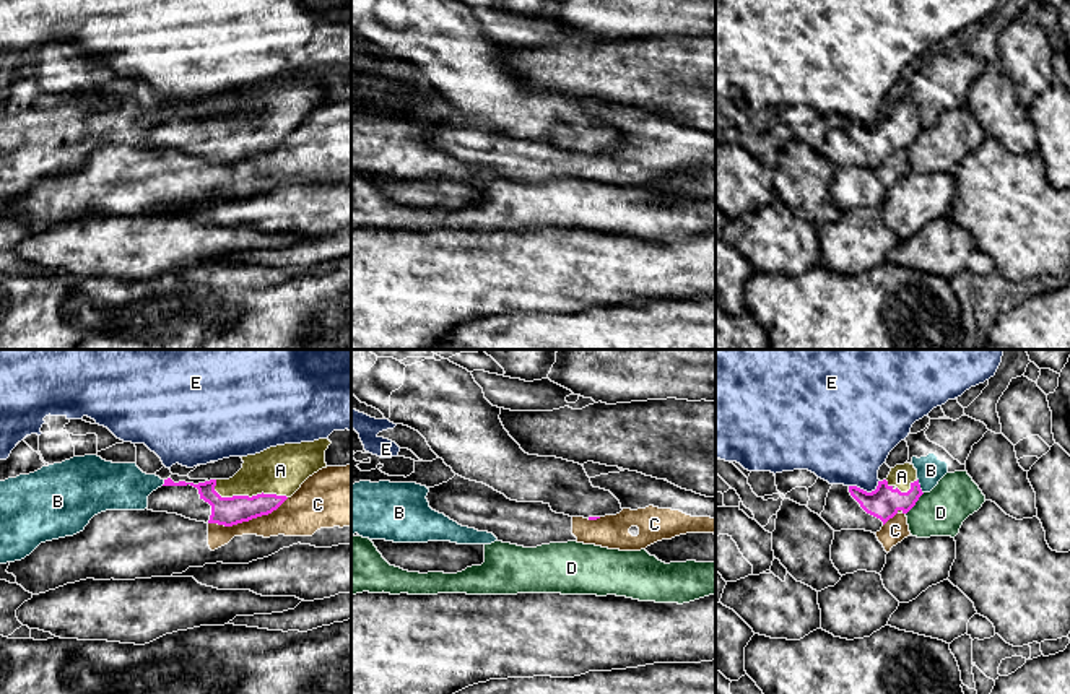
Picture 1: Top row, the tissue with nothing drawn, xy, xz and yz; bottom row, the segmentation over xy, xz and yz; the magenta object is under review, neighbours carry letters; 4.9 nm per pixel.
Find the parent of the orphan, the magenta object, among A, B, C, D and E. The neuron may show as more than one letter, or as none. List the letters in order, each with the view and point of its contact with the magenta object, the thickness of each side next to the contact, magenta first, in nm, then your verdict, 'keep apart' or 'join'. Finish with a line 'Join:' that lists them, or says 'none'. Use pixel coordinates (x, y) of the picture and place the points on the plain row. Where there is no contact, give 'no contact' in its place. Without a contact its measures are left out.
A: xy (247, 132) | 140/240 nm | join
B: yz (919, 122) | 160/140 nm | keep apart
C: xy (247, 156) | 140/200 nm | keep apart
D: yz (914, 140) | 160/240 nm | keep apart
E: yz (865, 127) | 160/400 nm | keep apart
Join: A

